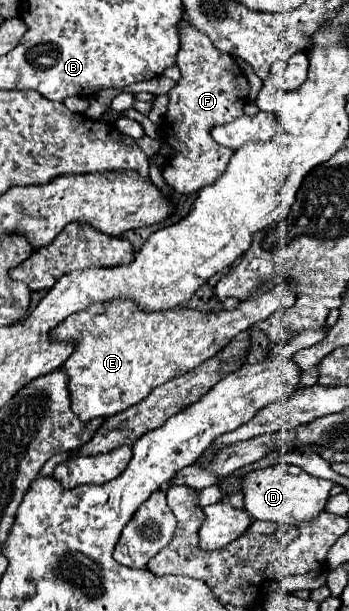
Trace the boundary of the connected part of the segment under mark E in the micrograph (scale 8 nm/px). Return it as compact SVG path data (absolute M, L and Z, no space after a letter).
M278 283L256 299L242 301L236 311L220 311L220 315L192 309L142 313L128 301L92 305L64 319L50 333L54 343L74 343L74 353L62 365L62 371L68 375L70 409L82 423L108 419L148 397L158 385L196 369L220 353L238 333L268 319L280 307L292 307L294 301L296 291L288 283Z

